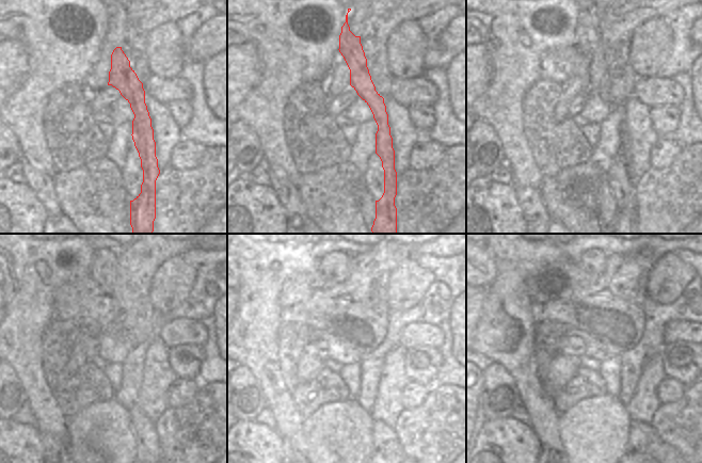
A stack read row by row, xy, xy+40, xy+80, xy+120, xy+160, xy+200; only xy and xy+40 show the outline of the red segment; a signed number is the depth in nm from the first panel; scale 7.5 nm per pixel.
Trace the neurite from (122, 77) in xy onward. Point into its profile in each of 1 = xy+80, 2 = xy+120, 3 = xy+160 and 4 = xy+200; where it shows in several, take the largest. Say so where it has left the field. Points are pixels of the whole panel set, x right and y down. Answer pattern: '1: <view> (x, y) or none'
1: xy+80 (586, 35)
2: xy+120 (104, 271)
3: xy+160 (335, 266)
4: xy+200 (593, 260)

